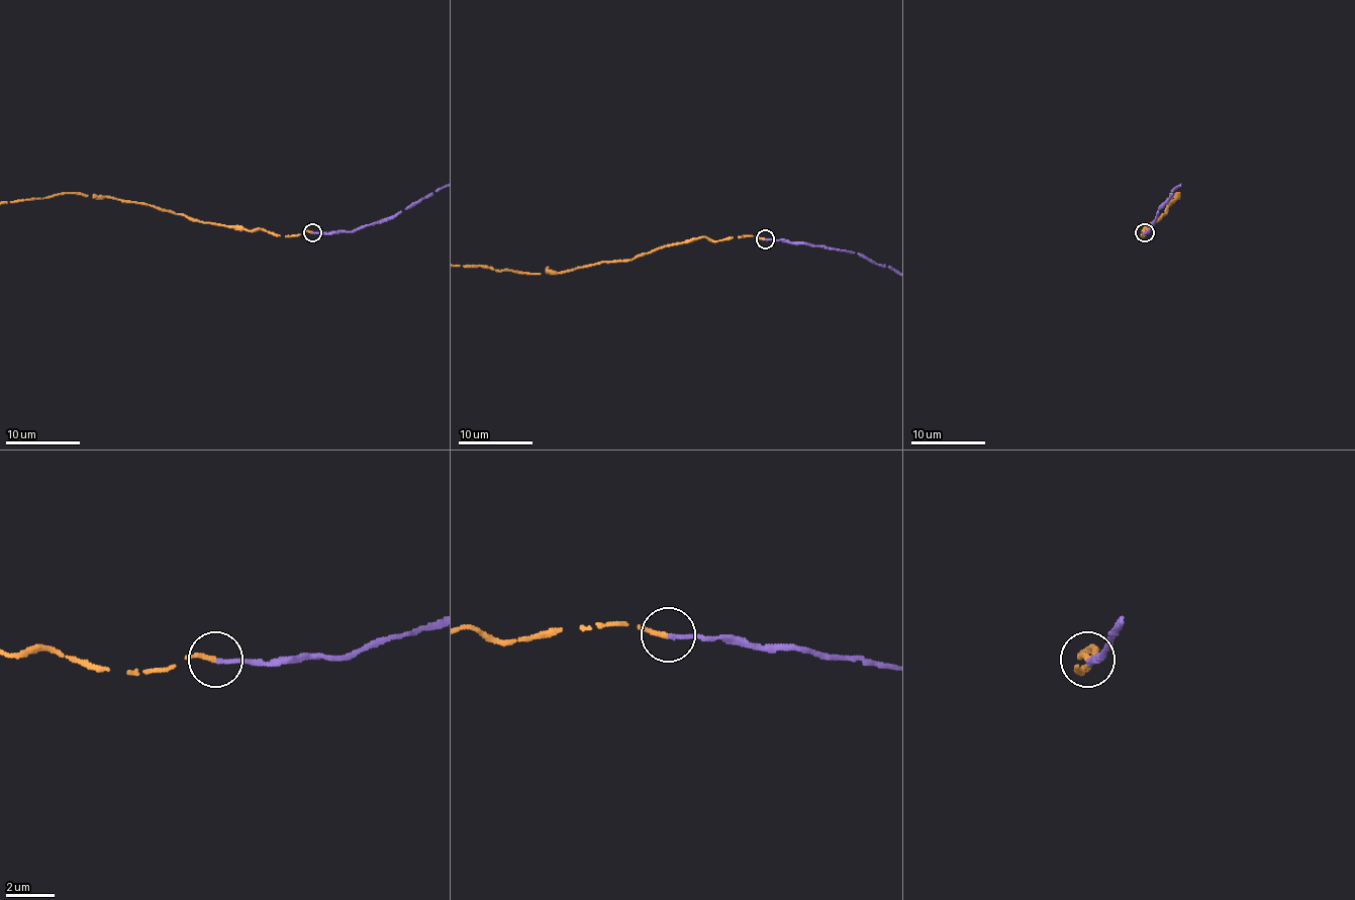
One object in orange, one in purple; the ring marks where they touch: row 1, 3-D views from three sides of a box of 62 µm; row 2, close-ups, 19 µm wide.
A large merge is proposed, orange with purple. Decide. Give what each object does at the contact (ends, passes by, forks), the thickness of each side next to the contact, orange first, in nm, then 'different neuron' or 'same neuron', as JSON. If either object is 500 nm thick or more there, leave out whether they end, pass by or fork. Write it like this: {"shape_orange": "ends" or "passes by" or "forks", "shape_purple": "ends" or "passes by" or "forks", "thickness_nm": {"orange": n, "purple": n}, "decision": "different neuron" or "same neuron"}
{"shape_orange": "ends", "shape_purple": "ends", "thickness_nm": {"orange": 180, "purple": 170}, "decision": "same neuron"}

